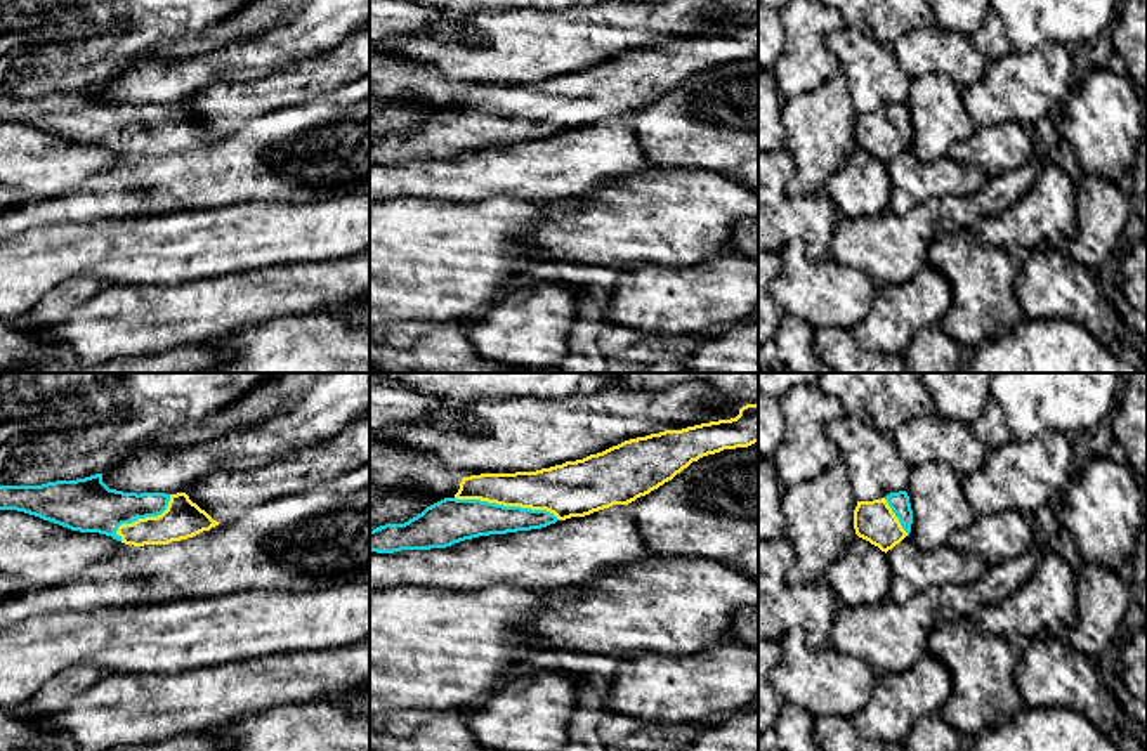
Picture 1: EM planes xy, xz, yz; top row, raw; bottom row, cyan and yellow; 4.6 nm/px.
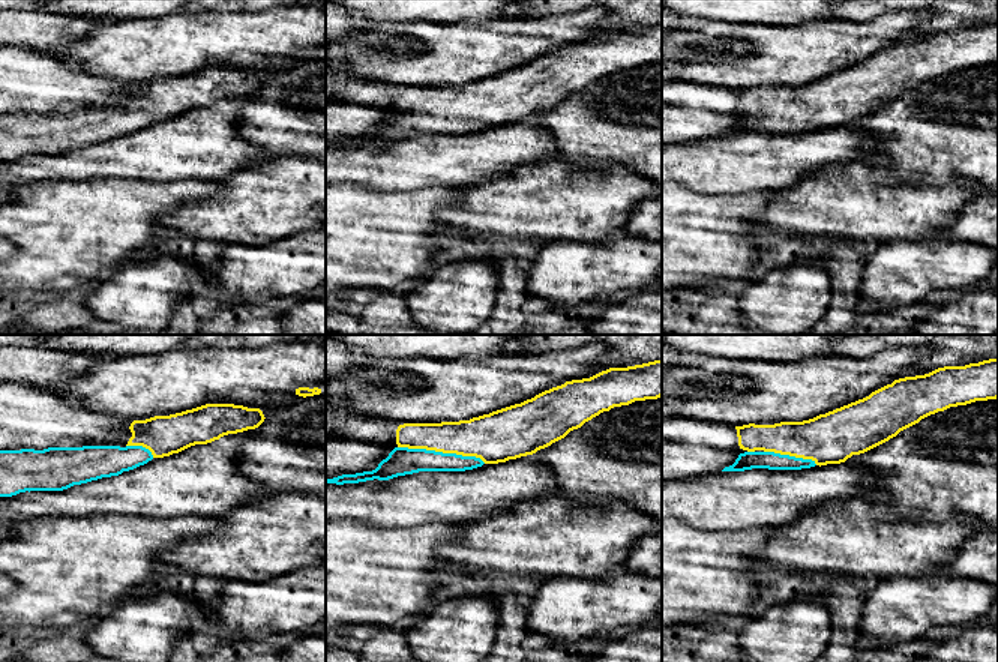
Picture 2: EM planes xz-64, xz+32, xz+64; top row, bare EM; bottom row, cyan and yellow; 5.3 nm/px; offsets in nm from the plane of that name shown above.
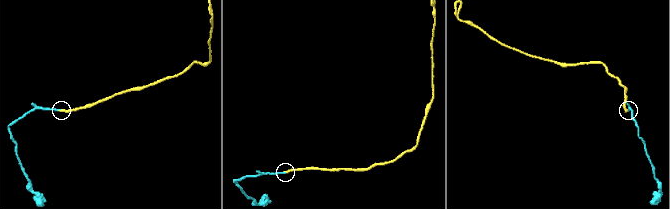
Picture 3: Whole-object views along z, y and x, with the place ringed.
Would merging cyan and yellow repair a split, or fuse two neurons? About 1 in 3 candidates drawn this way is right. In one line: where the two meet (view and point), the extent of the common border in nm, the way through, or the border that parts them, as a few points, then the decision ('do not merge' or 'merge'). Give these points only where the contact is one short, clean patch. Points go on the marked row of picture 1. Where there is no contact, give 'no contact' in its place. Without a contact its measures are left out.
meets cyan in xz at (507, 507); contact 500 nm long; merge

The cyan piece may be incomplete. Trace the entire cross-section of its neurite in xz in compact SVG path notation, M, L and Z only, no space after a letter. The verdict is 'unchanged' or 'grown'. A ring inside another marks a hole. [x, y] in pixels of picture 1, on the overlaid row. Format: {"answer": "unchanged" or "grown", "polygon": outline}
{"answer": "grown", "polygon": "M758 402L743 406L731 420L630 439L550 468L463 477L453 498L427 506L404 524L370 531L370 552L446 548L628 505L703 456L755 442Z"}

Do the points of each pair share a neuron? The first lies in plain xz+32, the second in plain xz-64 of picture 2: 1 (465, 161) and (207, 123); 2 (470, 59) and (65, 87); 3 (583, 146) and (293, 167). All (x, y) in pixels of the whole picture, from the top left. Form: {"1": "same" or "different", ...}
{"1": "same", "2": "different", "3": "different"}

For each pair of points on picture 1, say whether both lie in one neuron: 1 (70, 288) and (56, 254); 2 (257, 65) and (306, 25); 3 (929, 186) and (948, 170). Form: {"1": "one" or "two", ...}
{"1": "two", "2": "one", "3": "one"}

